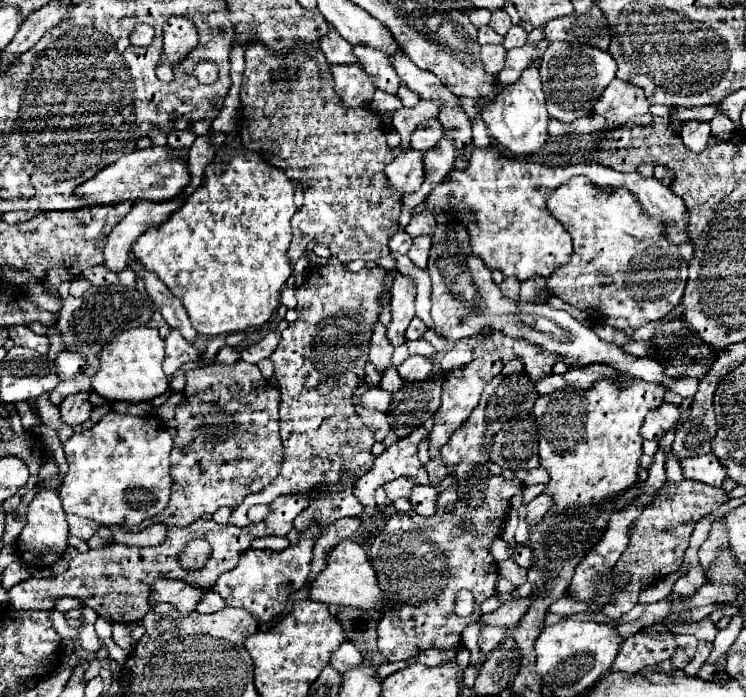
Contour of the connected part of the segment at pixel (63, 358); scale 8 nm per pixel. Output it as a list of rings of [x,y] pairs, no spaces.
[[[62,351],[56,357],[56,373],[58,373],[60,383],[64,383],[68,379],[74,379],[84,367],[86,367],[86,357],[80,357],[78,353]]]

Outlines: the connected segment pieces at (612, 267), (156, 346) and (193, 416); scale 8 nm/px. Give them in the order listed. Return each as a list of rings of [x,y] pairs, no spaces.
[[[572,177],[568,183],[552,191],[548,197],[548,211],[564,225],[574,241],[572,259],[546,277],[546,287],[552,295],[584,311],[592,321],[600,321],[622,331],[628,327],[640,329],[646,323],[664,317],[682,301],[688,281],[688,265],[680,257],[680,249],[668,243],[664,233],[660,233],[660,223],[640,215],[640,205],[632,193],[622,187],[606,191],[590,183],[586,177]]]
[[[136,327],[124,331],[100,353],[100,369],[92,379],[92,389],[108,401],[142,403],[152,401],[170,391],[166,373],[162,371],[164,339],[150,327]]]
[[[210,363],[192,371],[186,371],[184,399],[176,407],[176,437],[170,455],[170,477],[172,477],[172,497],[164,513],[152,517],[152,523],[186,527],[198,517],[214,515],[220,507],[236,509],[246,495],[262,491],[280,471],[280,461],[284,447],[278,435],[278,401],[280,393],[270,387],[258,369],[258,365],[246,365],[246,369],[236,375],[236,369],[244,367]]]

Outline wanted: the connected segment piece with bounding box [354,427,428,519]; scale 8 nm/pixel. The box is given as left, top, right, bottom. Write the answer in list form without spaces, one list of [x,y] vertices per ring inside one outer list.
[[[422,427],[422,429],[416,429],[416,433],[410,433],[402,439],[398,439],[396,443],[388,445],[384,449],[384,453],[376,457],[374,467],[356,481],[354,493],[356,493],[358,501],[362,501],[362,505],[366,507],[364,513],[360,515],[362,519],[368,515],[374,515],[374,507],[376,507],[374,489],[376,487],[380,487],[396,477],[412,477],[418,485],[428,485],[426,469],[418,461],[418,455],[416,455],[418,443],[424,437],[428,437],[428,431]]]

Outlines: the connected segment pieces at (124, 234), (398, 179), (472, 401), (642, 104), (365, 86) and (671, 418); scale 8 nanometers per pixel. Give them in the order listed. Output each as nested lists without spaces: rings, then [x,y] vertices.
[[[136,201],[132,211],[112,229],[104,245],[104,267],[112,271],[120,271],[128,265],[128,253],[134,241],[150,227],[160,225],[168,219],[168,215],[152,215],[148,201]]]
[[[408,149],[386,165],[386,177],[390,185],[400,193],[414,193],[424,183],[424,153]]]
[[[506,337],[504,343],[500,347],[496,347],[494,353],[488,353],[480,359],[474,359],[472,363],[454,369],[450,373],[446,373],[444,379],[444,391],[442,391],[442,405],[440,409],[434,413],[434,427],[430,433],[430,457],[436,457],[436,453],[440,451],[440,447],[450,439],[450,435],[460,429],[460,425],[472,415],[472,411],[476,409],[480,395],[484,391],[484,387],[490,383],[490,379],[494,375],[498,375],[502,371],[502,367],[508,363],[508,359],[512,359],[514,351],[512,351],[512,339]]]
[[[614,79],[604,89],[602,97],[594,105],[594,113],[606,117],[606,121],[612,125],[652,125],[654,121],[644,89],[620,79]]]
[[[360,63],[352,65],[332,65],[336,93],[348,107],[370,105],[374,93],[374,79],[360,67]]]
[[[662,403],[660,407],[652,409],[652,413],[648,413],[648,417],[644,419],[644,425],[642,425],[642,431],[640,435],[644,439],[654,439],[654,441],[660,441],[664,437],[666,431],[670,431],[678,419],[680,419],[680,407],[678,405],[672,405],[672,403]]]

